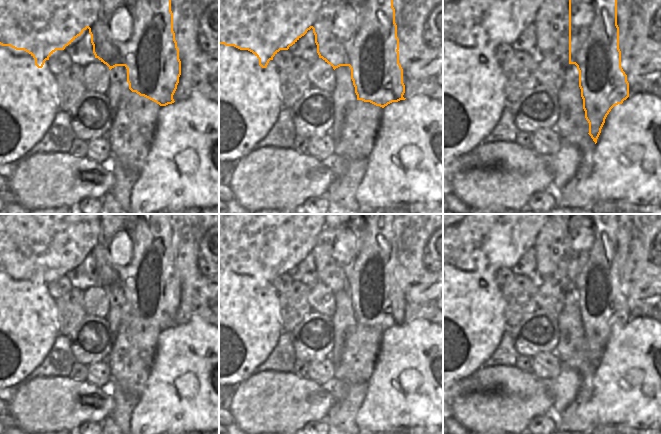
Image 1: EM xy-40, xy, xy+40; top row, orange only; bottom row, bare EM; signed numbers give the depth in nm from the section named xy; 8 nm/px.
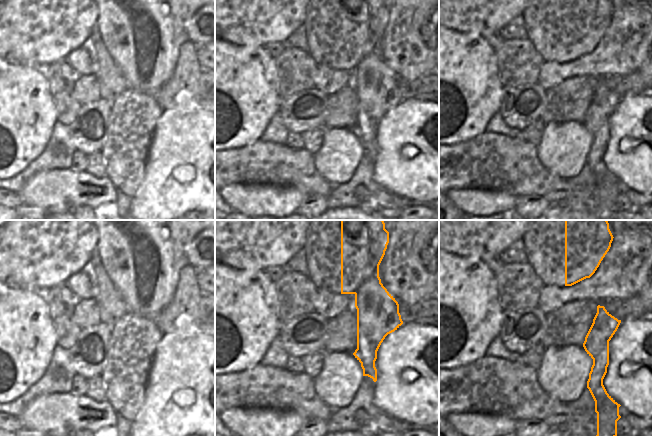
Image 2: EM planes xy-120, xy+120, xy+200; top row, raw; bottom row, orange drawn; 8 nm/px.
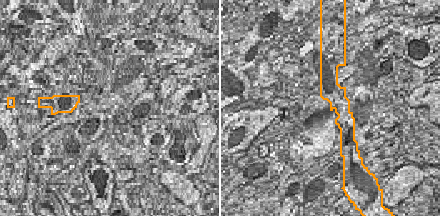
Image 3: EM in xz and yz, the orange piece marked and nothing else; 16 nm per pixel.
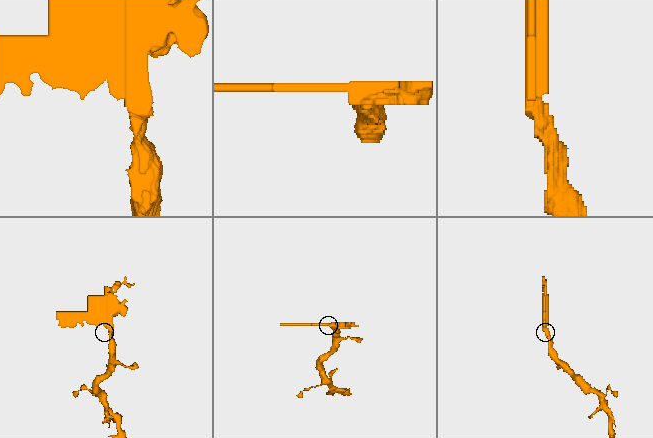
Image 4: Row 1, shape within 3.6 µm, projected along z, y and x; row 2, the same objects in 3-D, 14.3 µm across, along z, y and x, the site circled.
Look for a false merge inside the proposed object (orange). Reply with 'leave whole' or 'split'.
split

